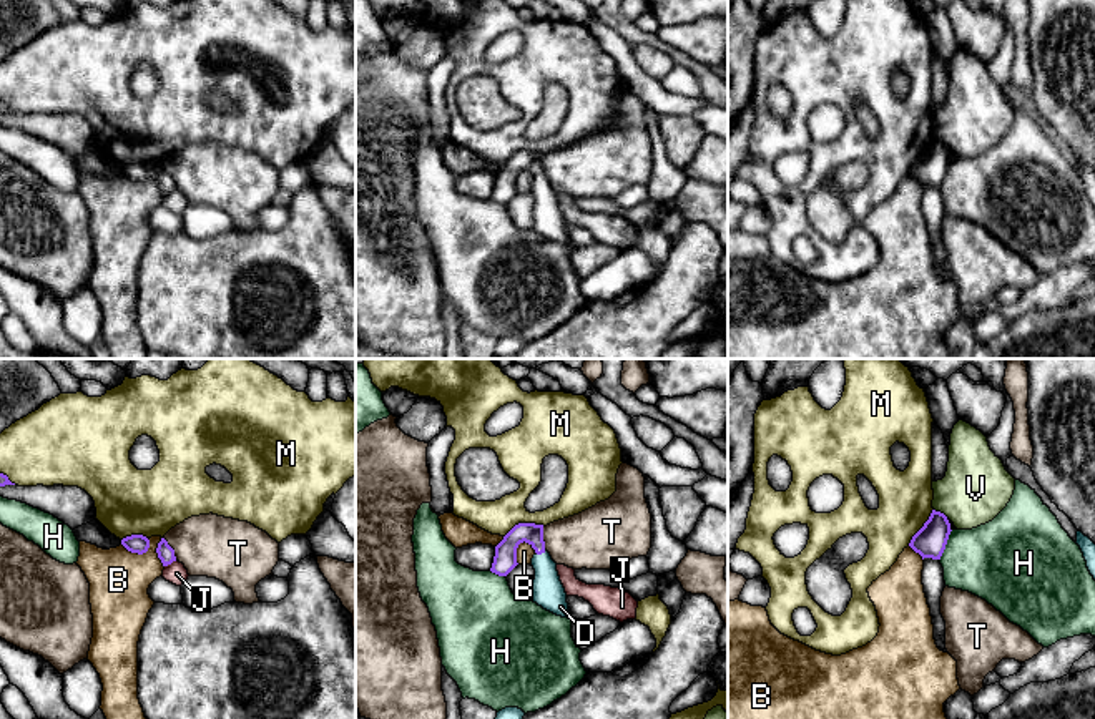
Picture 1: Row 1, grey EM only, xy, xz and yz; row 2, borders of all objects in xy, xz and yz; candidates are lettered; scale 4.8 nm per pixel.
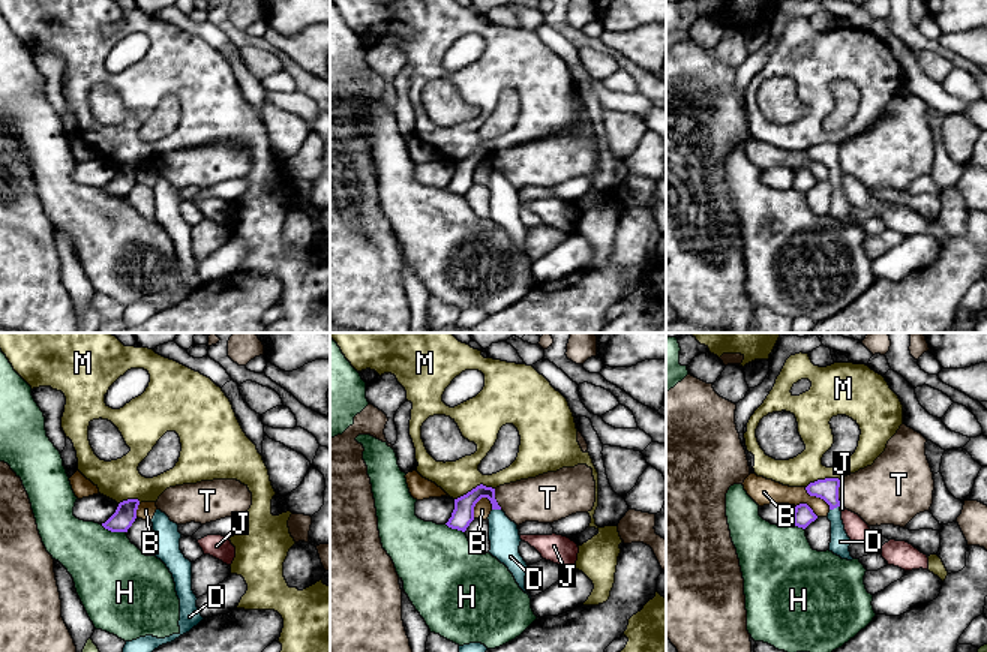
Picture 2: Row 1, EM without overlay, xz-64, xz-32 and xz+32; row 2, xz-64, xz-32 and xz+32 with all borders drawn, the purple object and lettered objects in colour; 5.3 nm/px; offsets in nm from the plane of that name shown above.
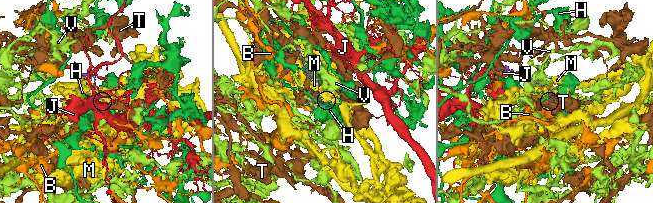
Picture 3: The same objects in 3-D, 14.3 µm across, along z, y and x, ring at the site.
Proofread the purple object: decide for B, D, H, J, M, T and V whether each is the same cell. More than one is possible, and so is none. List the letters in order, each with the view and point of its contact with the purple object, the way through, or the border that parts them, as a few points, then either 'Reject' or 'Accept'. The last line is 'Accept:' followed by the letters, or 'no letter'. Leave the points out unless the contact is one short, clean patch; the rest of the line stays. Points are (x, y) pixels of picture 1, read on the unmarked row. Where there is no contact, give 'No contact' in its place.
B: Touches purple at xz (515, 180). Boundary: xz (524, 168), (517, 176), (517, 191). Reject
D: Touches purple at xz (540, 181). Path across: xz (505, 180), (530, 166), (540, 181), (549, 220). Accept
H: Touches purple at yz (946, 171). Reject
J: Touches purple at xy (170, 191). Boundary: xy (176, 188), (165, 195). Reject
M: Touches purple at xz (524, 151). Reject
T: Touches purple at xz (542, 166). Reject
V: Touches purple at yz (939, 140). Reject
Accept: D

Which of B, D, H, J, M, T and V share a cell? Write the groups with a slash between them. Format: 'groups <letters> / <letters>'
groups B / D / H / J / M / T / V

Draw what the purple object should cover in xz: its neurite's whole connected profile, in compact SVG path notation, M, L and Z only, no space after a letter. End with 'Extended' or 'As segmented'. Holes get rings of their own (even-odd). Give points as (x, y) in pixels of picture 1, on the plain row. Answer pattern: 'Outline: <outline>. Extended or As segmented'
Outline: M515 153L495 174L495 184L490 199L498 204L507 204L518 193L517 176L523 169L535 178L532 186L532 194L535 198L533 231L557 244L573 249L568 239L567 221L557 199L557 191L545 178L543 153Z. Extended

